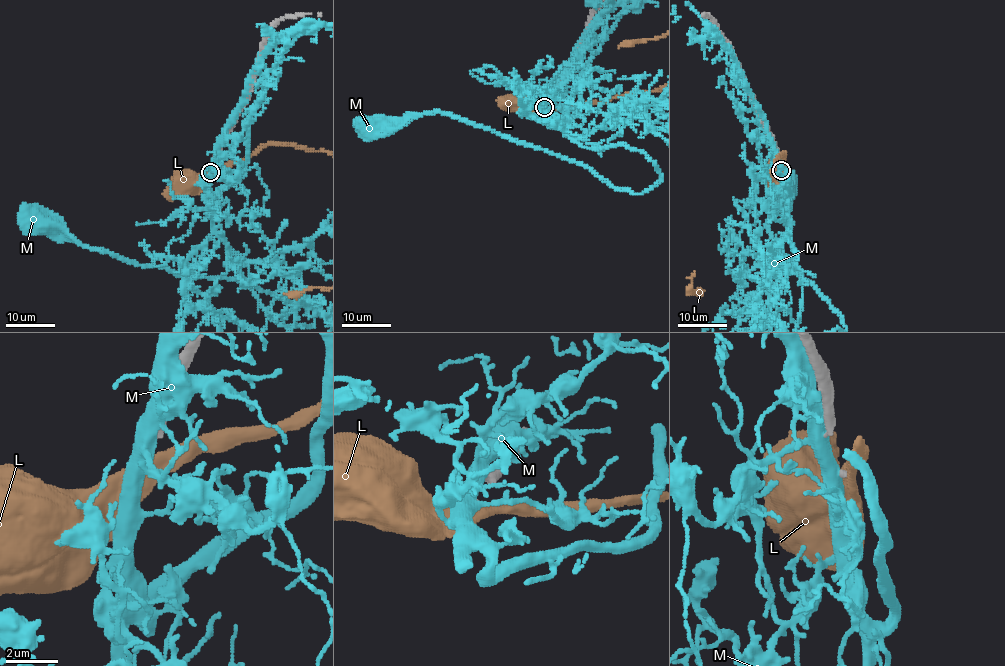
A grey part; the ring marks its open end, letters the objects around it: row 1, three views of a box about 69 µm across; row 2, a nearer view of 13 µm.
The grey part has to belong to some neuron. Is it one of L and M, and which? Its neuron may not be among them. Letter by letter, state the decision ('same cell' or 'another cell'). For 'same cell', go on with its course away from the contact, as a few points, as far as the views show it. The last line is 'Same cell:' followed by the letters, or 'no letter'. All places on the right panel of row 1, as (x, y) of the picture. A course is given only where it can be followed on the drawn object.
L: another cell
M: another cell
Same cell: no letter

